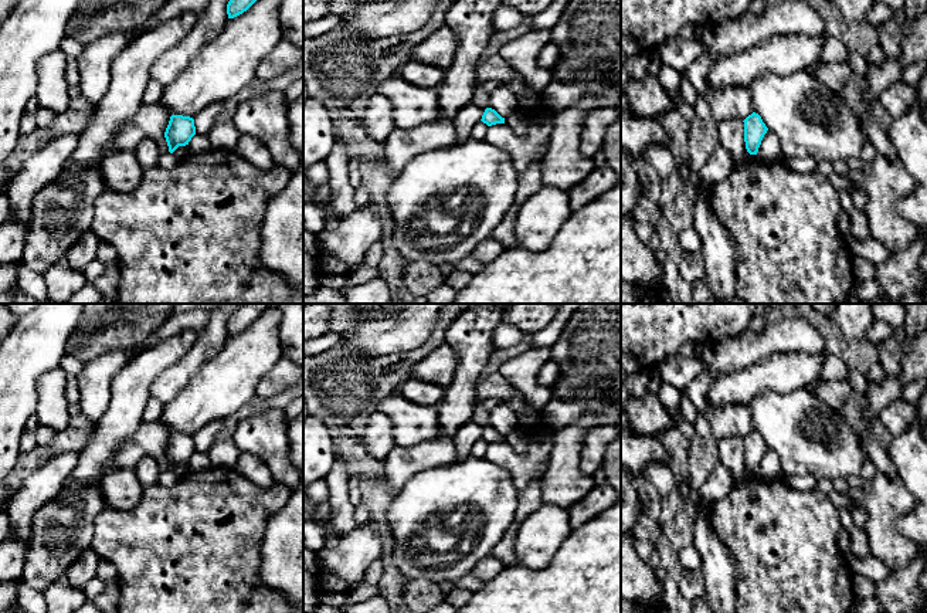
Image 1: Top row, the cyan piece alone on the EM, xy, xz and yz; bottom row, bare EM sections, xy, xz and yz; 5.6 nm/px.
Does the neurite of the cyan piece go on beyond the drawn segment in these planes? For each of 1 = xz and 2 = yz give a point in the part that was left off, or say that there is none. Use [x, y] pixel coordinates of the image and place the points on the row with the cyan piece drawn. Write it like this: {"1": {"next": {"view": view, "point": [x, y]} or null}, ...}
{"1": {"next": null}, "2": {"next": null}}

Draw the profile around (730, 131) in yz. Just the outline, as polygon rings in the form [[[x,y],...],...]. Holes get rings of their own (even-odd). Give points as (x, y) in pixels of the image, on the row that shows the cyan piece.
[[[724,119],[719,122],[719,143],[731,156],[734,163],[751,156],[746,149],[744,122],[741,119]]]

